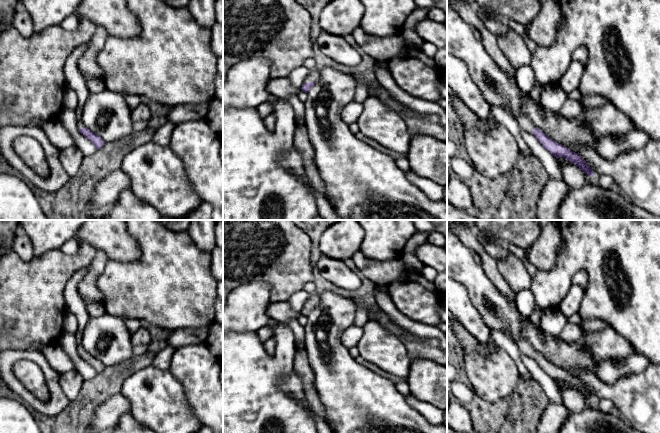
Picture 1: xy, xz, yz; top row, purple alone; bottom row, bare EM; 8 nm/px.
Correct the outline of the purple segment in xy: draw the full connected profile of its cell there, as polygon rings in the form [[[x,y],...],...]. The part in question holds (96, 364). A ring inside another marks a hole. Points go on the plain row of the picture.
[[[82,343],[77,345],[77,351],[79,356],[83,358],[87,363],[91,364],[92,367],[95,369],[96,373],[100,373],[105,368],[104,364],[98,360],[96,357],[89,354],[85,349]]]

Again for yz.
[[[520,336],[516,343],[519,347],[520,353],[528,357],[532,357],[536,361],[536,363],[543,369],[543,371],[554,381],[556,381],[557,383],[560,381],[564,381],[570,386],[574,387],[588,400],[594,401],[592,392],[578,377],[572,376],[569,372],[557,367],[553,363],[548,361],[544,356],[542,356],[533,348],[532,344],[526,337]]]

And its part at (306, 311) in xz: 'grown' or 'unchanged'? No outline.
grown

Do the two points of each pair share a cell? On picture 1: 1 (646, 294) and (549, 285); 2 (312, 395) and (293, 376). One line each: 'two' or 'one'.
1: one
2: two

